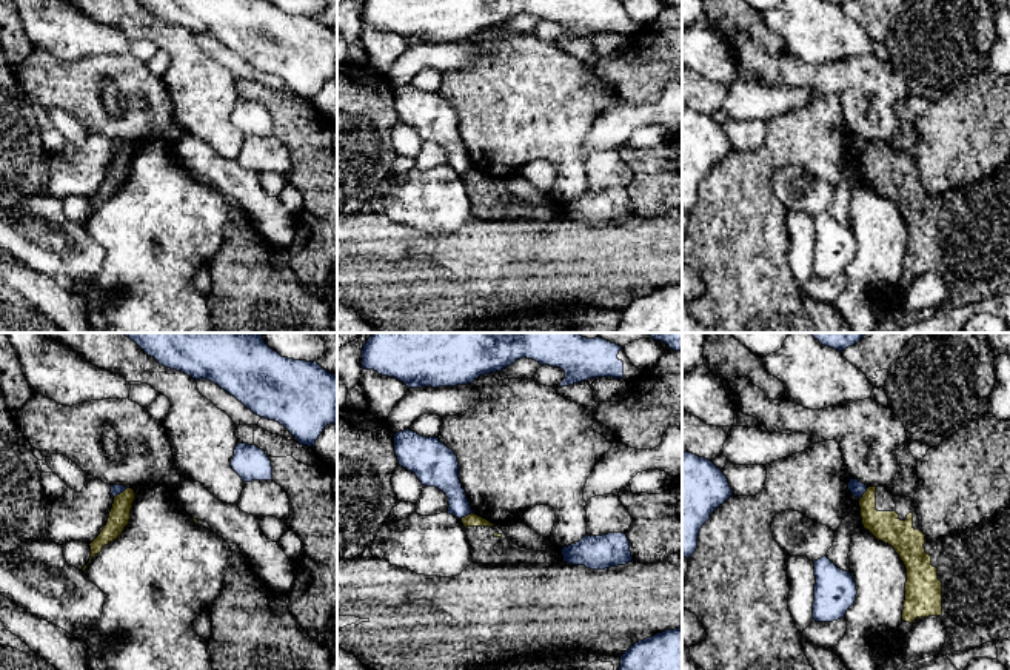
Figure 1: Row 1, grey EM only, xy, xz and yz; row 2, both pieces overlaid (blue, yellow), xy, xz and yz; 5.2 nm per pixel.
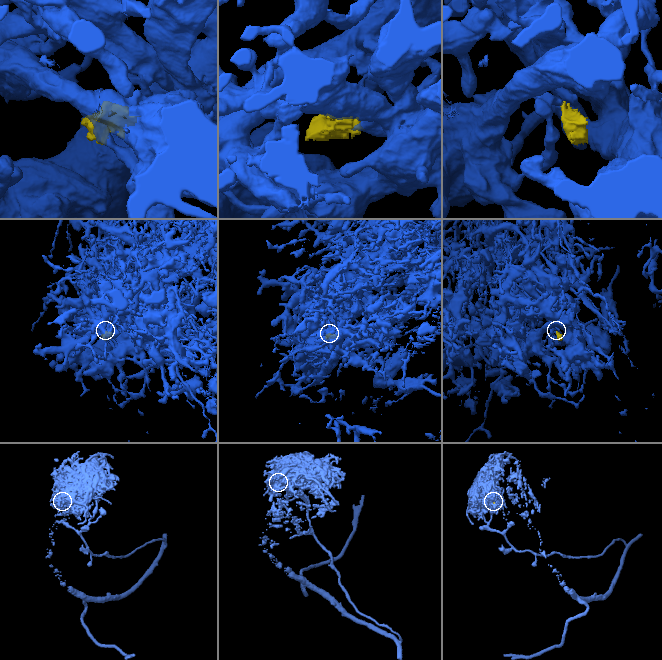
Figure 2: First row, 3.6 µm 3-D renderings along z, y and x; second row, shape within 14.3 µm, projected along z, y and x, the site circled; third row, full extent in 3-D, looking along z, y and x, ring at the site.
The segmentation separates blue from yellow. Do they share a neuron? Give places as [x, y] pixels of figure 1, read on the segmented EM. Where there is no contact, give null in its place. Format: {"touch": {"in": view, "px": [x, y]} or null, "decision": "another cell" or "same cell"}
{"touch": {"in": "xz", "px": [465, 515]}, "decision": "another cell"}

